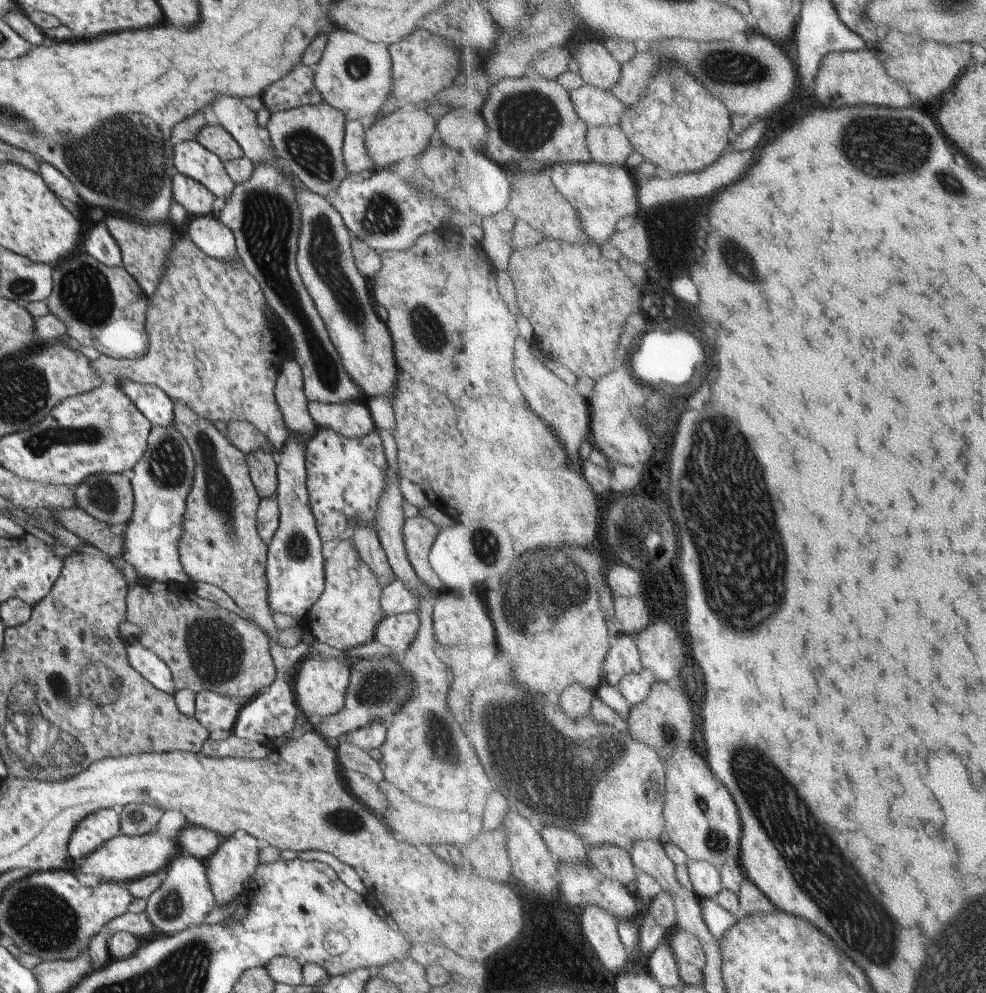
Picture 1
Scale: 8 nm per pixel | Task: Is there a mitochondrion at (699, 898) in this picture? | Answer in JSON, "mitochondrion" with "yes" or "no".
{"mitochondrion":"no"}

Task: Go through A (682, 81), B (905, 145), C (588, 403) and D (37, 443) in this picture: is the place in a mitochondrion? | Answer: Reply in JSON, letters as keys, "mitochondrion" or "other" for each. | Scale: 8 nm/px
{"A":"mitochondrion","B":"mitochondrion","C":"other","D":"mitochondrion"}

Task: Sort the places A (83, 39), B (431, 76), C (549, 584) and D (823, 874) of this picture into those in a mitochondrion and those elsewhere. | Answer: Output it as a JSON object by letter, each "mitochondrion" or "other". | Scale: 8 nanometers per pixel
{"A":"other","B":"other","C":"mitochondrion","D":"mitochondrion"}

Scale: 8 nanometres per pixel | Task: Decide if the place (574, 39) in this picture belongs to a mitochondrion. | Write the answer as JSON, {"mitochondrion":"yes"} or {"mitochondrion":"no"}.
{"mitochondrion":"no"}

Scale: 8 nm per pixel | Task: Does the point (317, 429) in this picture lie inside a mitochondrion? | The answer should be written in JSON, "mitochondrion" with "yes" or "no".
{"mitochondrion":"no"}

